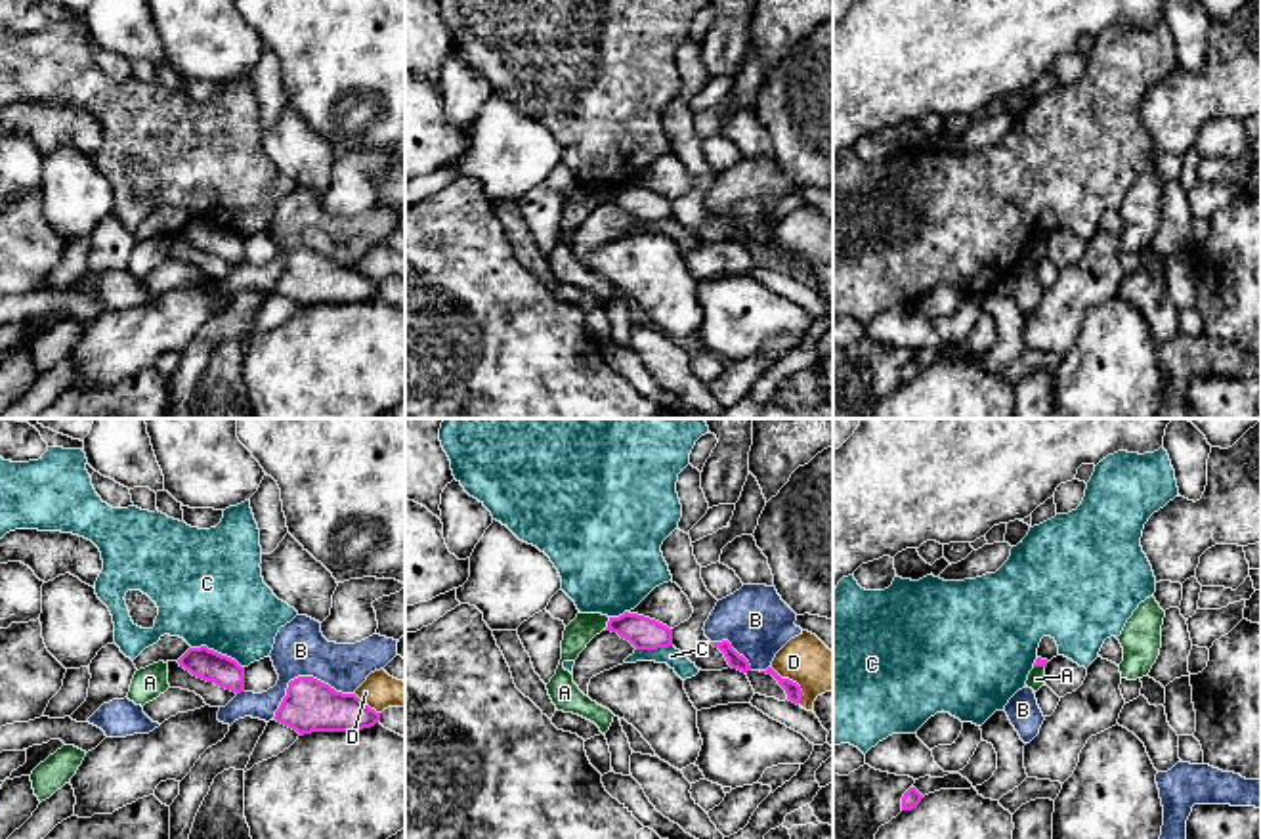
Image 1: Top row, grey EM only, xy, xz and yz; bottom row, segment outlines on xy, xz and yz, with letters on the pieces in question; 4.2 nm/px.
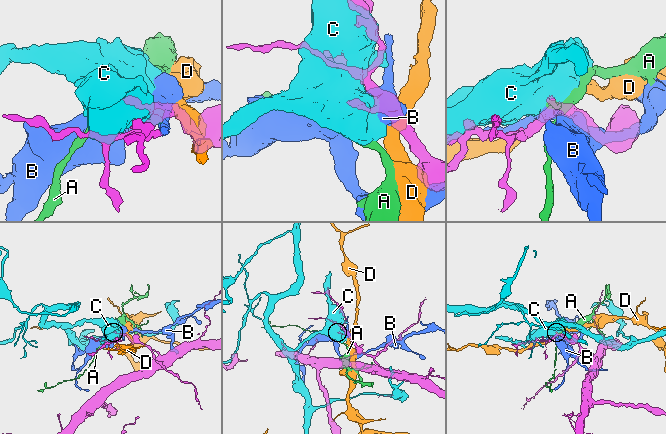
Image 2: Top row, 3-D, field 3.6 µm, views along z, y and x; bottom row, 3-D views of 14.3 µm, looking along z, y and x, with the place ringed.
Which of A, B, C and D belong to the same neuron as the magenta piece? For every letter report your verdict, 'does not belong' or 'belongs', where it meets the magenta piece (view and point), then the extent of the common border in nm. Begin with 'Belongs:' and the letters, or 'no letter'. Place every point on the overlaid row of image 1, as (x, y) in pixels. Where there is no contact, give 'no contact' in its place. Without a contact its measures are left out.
Belongs: no letter
A: does not belong | xz (608, 623) | 60 nm
B: does not belong | xy (304, 677) | 360 nm
C: does not belong | xy (216, 652) | 240 nm
D: does not belong | xz (791, 681) | 200 nm

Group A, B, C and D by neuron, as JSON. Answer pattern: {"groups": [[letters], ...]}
{"groups": [["A"], ["B"], ["C"], ["D"]]}

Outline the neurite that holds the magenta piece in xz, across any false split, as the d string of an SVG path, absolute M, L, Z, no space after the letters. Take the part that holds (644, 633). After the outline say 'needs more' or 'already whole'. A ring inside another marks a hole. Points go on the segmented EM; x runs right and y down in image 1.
M625 612L619 617L609 617L606 631L617 633L636 650L657 650L673 646L673 629L638 613Z | already whole

